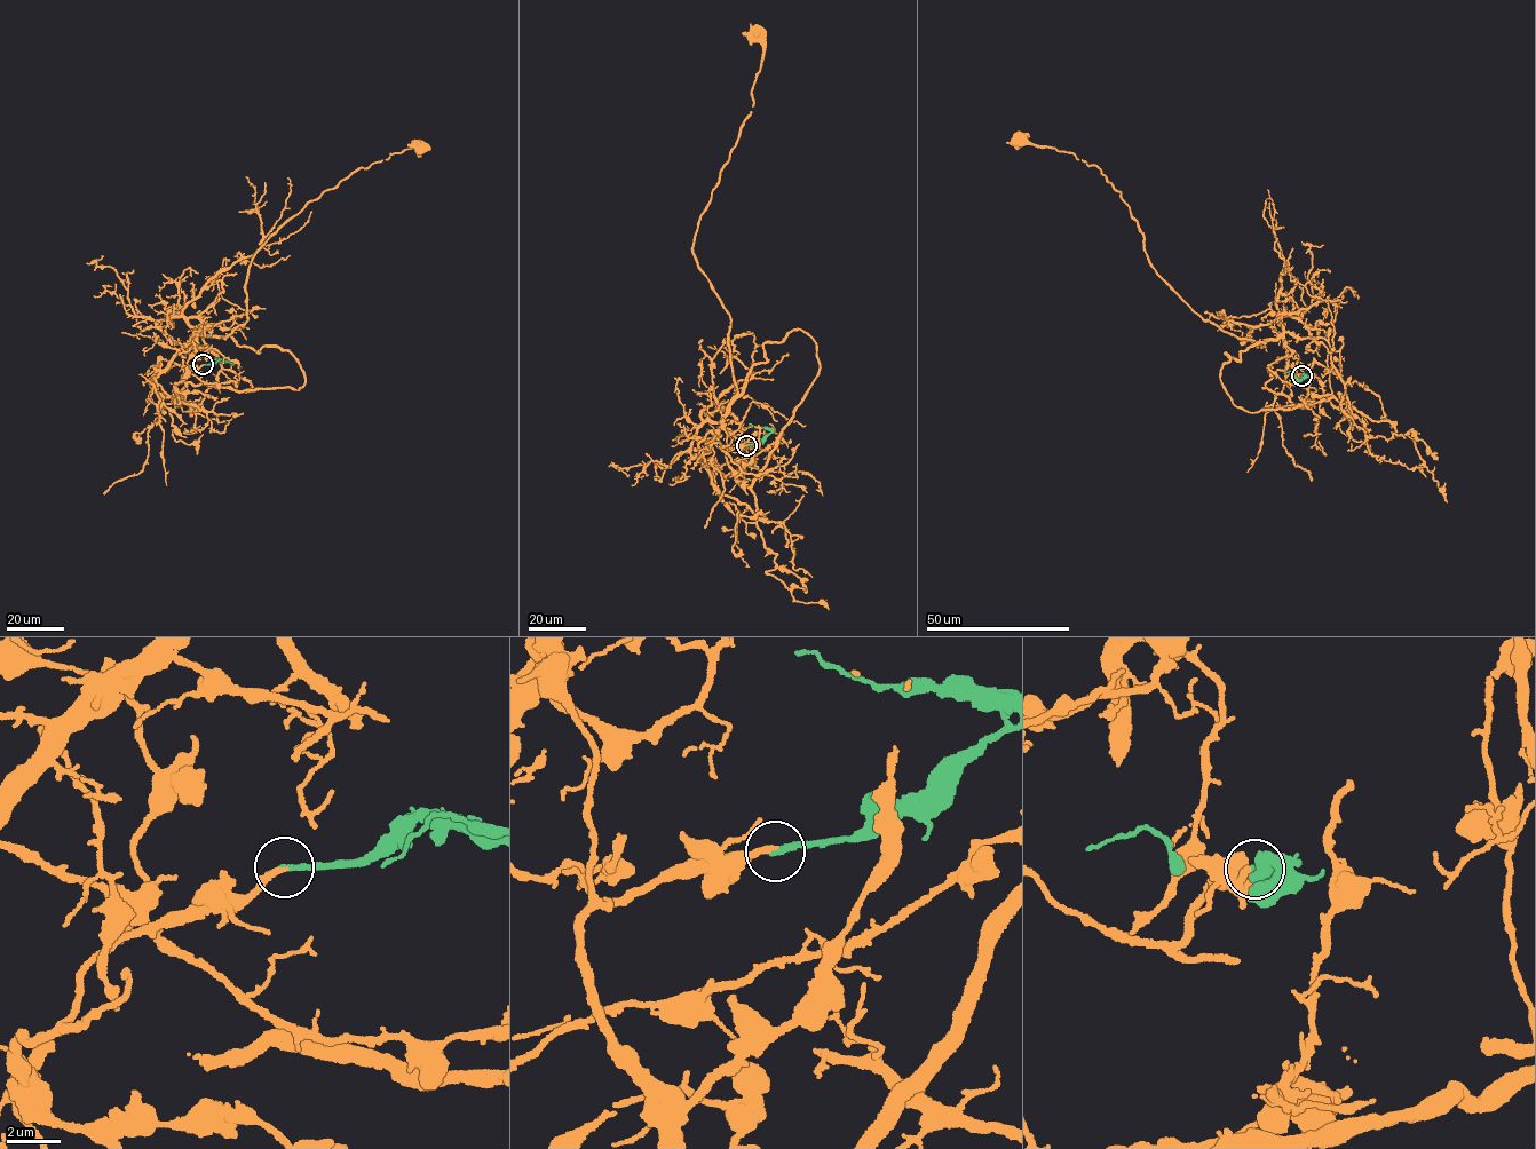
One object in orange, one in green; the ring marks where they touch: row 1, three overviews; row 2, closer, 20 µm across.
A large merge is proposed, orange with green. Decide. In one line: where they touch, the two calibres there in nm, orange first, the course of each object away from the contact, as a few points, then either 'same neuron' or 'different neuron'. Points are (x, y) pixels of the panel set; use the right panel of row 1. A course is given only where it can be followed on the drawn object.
place (1301, 375); calibres 200 and 240 nm; course orange (1301, 375), (1332, 396), (1237, 407), (1225, 353), (1264, 341), (1184, 300), (1095, 165), (1020, 141); course green (1301, 375), (1305, 378), (1304, 374), (1300, 379), (1290, 371), (1284, 373); same neuron

